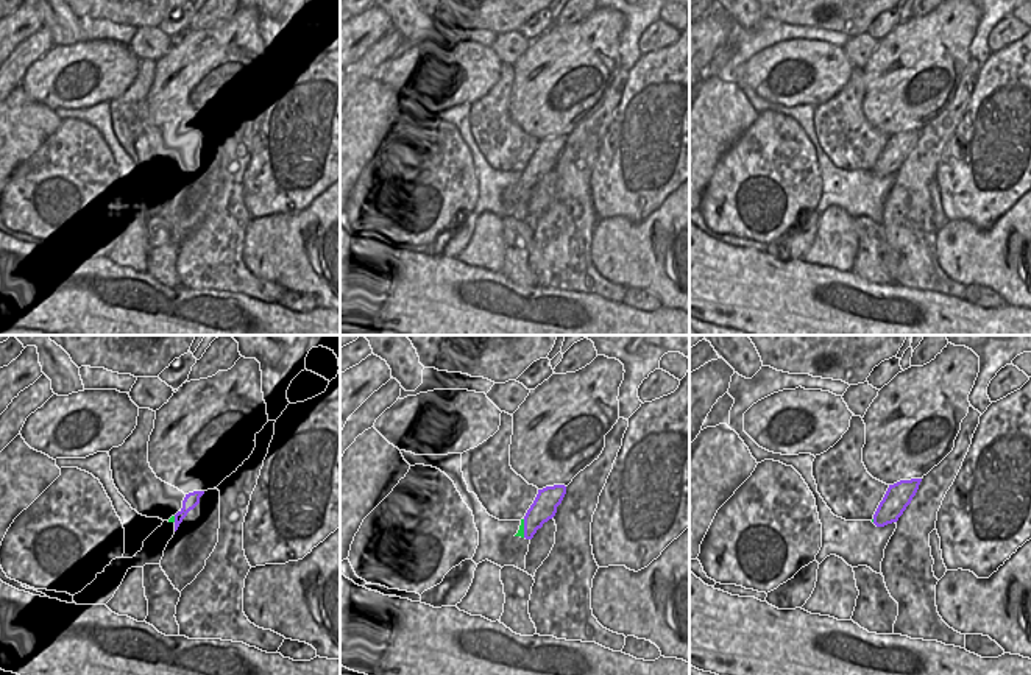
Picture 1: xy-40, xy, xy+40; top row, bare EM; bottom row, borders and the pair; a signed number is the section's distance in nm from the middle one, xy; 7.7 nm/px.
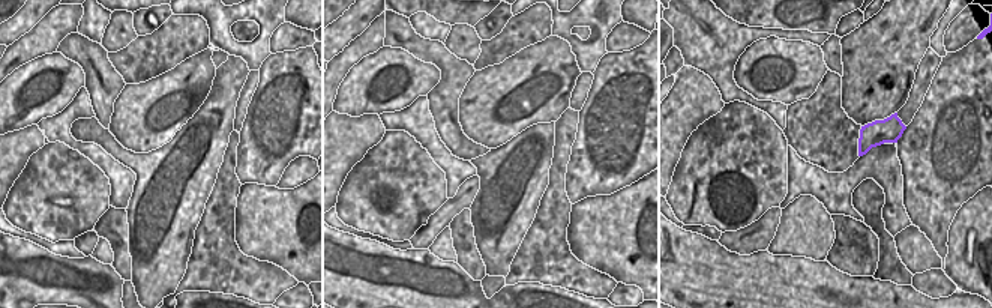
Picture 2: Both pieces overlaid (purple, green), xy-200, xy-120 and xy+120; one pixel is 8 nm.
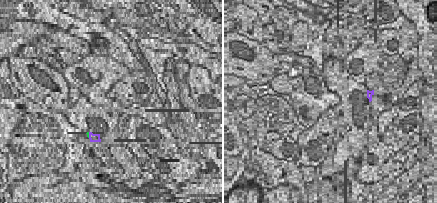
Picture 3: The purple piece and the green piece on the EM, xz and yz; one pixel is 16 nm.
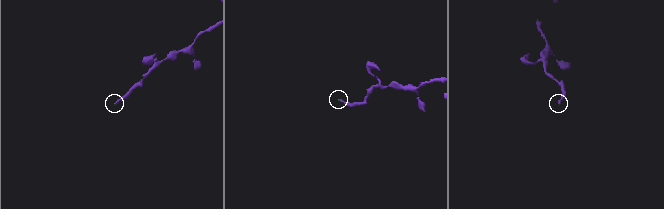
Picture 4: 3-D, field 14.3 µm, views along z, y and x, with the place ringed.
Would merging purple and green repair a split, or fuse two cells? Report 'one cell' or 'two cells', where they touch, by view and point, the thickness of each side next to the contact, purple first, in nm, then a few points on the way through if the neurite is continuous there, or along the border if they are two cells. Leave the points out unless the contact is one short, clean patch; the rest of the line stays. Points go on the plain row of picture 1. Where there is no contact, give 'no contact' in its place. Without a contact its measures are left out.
two cells; meets purple in xy at (524, 180); 190 nm thick on the purple side, 50 nm on the other

